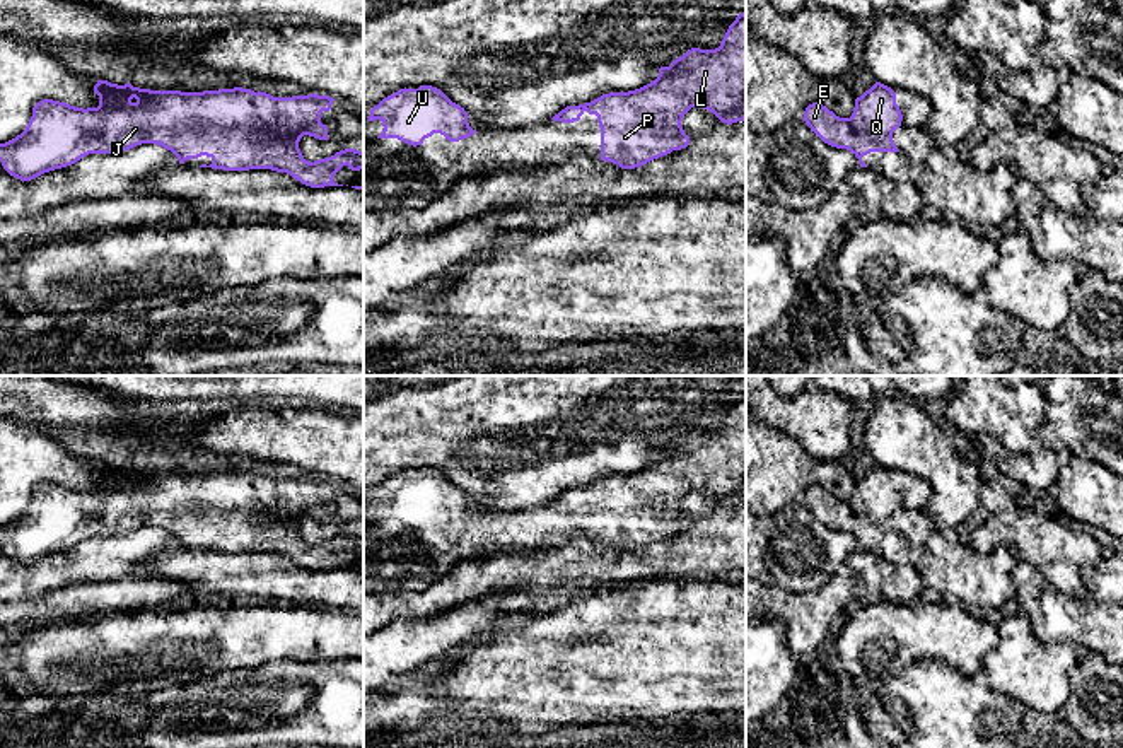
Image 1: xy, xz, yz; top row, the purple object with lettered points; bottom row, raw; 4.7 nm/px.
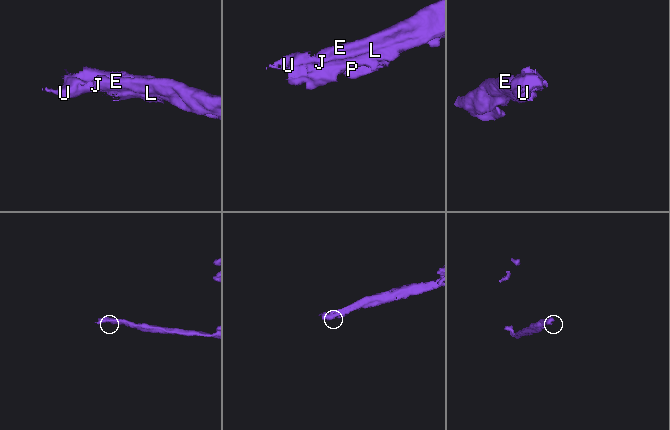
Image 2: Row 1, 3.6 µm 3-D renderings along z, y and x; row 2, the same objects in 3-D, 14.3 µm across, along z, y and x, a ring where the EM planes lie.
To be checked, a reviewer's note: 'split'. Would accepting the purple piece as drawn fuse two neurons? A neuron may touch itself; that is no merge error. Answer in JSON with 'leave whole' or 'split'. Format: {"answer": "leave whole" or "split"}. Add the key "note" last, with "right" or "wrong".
{"answer": "leave whole", "note": "wrong"}

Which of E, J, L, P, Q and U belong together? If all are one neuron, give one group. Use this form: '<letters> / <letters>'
E J L P Q U

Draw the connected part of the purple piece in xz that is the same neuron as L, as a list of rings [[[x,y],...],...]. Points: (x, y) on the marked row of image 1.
[[[746,12],[729,26],[715,50],[691,48],[650,84],[567,106],[553,121],[573,123],[587,111],[601,128],[601,161],[635,169],[686,149],[681,121],[691,108],[713,113],[722,123],[746,120]]]

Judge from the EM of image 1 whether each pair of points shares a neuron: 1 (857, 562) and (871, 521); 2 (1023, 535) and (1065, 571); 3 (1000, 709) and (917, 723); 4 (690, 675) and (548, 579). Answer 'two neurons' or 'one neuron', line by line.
1: two neurons
2: one neuron
3: one neuron
4: two neurons

